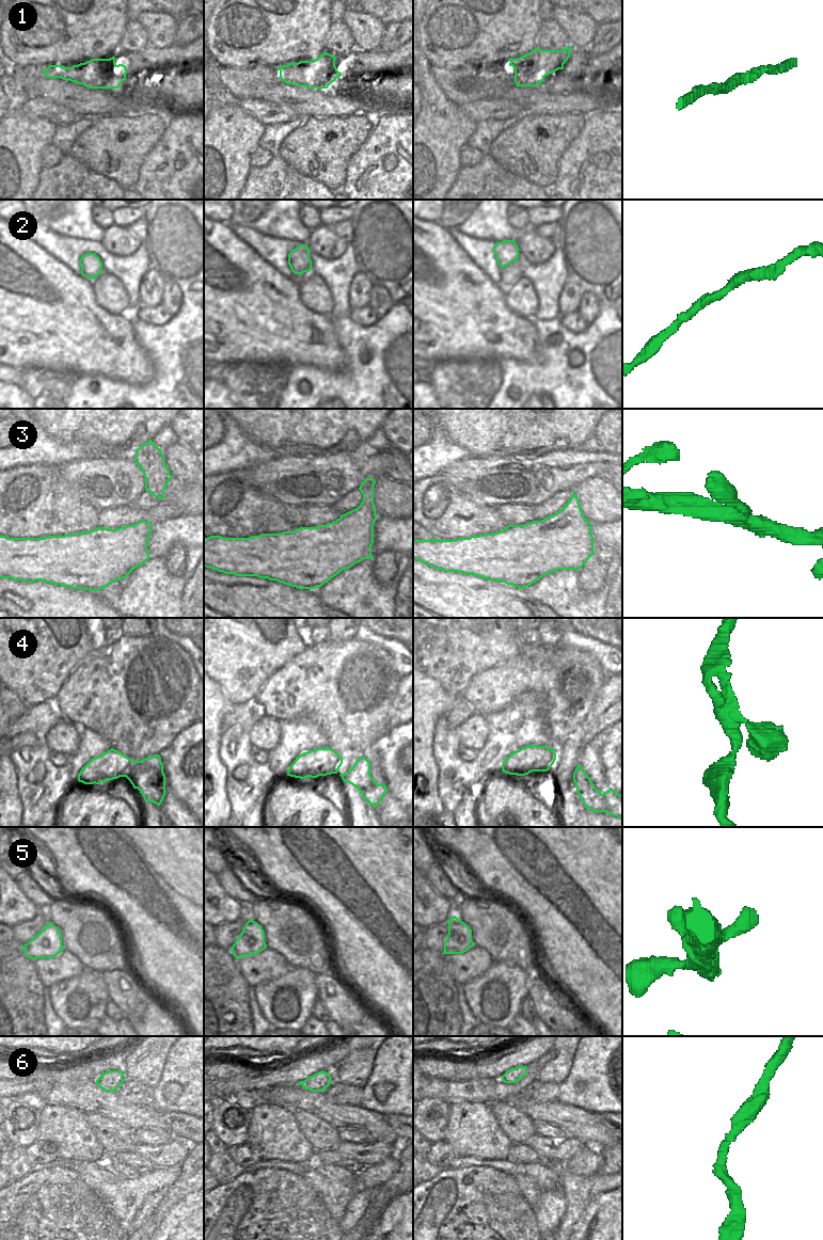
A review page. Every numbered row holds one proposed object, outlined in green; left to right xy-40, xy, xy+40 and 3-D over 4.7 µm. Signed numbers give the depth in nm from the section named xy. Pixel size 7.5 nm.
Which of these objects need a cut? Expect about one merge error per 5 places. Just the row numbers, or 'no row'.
no row.

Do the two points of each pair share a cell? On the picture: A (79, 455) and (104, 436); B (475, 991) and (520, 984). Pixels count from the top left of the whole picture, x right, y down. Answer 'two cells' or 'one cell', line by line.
A: two cells
B: one cell

